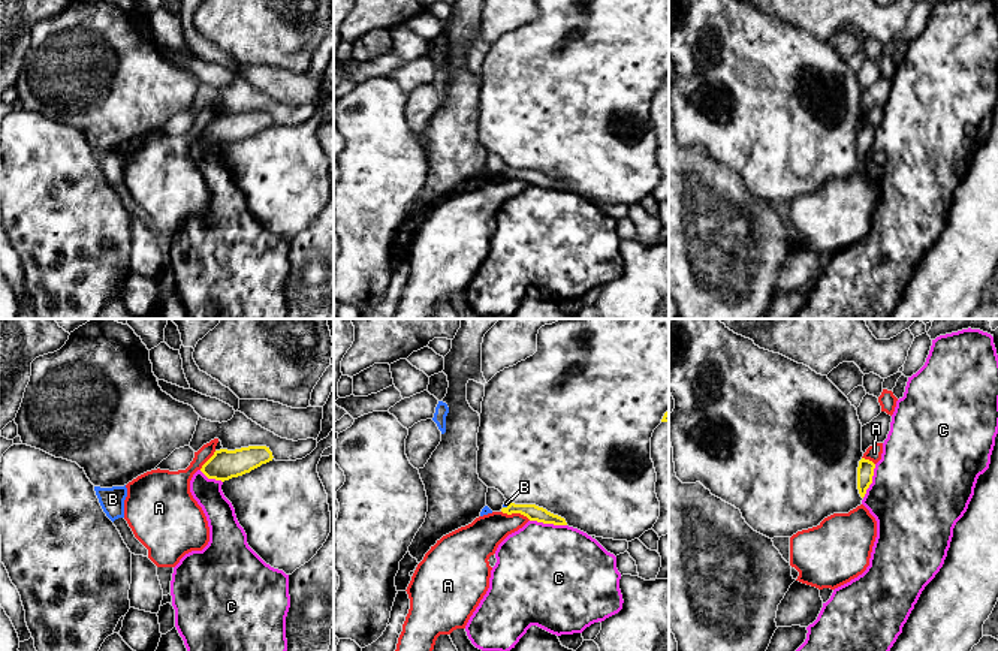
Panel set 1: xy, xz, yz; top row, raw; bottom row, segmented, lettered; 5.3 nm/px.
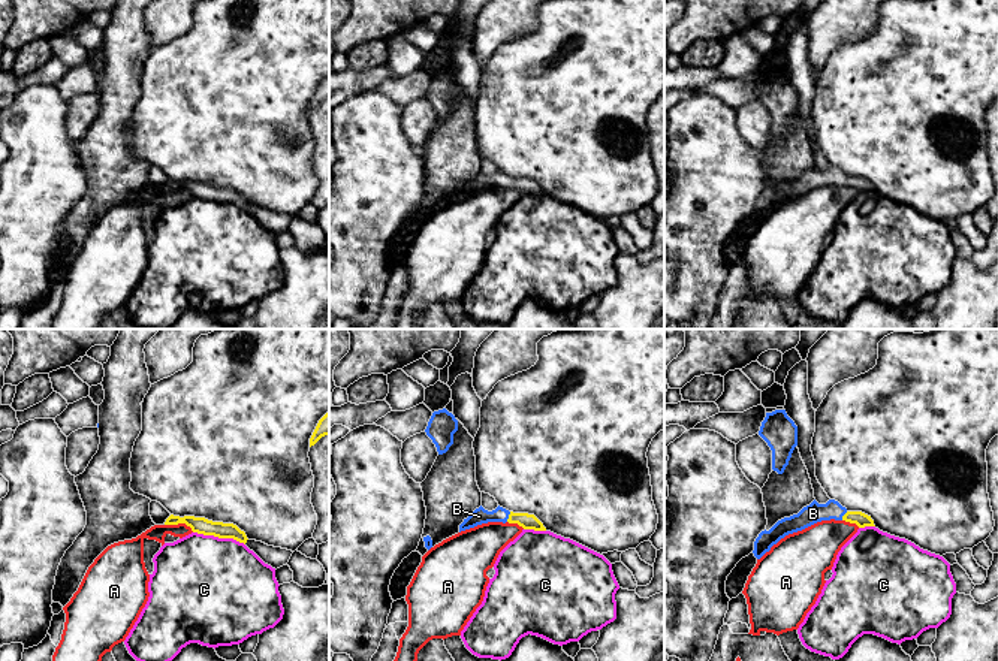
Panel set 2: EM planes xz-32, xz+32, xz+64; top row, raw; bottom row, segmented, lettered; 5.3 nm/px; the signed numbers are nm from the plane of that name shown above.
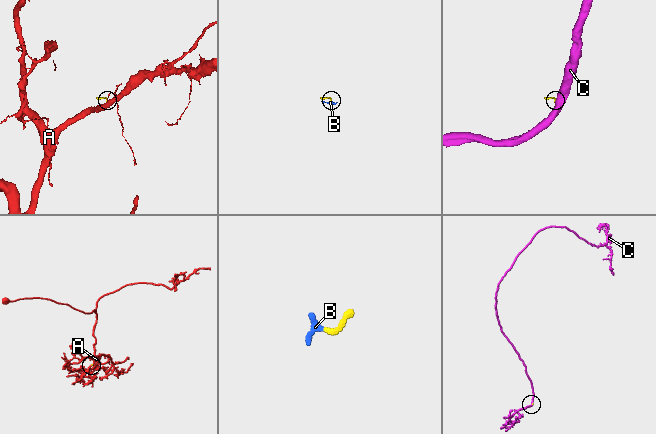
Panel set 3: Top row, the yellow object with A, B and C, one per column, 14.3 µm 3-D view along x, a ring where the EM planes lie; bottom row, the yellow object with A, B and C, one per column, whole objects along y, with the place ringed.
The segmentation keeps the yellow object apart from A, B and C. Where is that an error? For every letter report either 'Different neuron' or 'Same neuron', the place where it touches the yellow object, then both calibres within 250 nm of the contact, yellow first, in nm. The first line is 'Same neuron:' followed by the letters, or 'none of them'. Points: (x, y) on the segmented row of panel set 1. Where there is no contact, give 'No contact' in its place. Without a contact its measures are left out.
Same neuron: B
A: Different neuron. Touches yellow at xz (516, 512). Thickness 90 nm (yellow) against 200 nm
B: Same neuron. Touches yellow at xz (507, 506). Thickness 90 nm (yellow) against 30 nm
C: Different neuron. Touches yellow at xz (548, 523). Thickness 90 nm (yellow) against 500 nm

